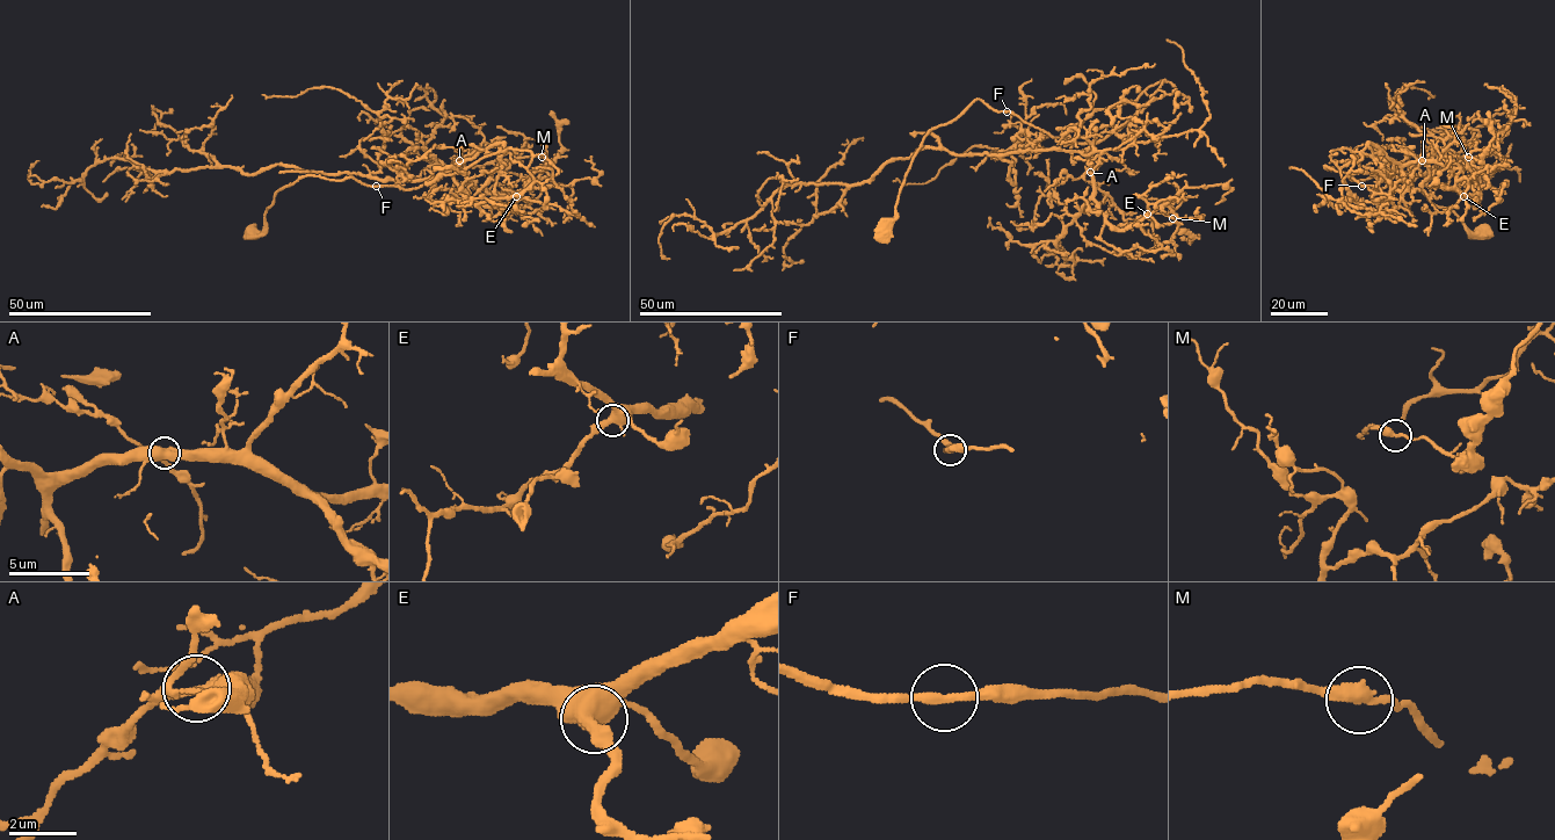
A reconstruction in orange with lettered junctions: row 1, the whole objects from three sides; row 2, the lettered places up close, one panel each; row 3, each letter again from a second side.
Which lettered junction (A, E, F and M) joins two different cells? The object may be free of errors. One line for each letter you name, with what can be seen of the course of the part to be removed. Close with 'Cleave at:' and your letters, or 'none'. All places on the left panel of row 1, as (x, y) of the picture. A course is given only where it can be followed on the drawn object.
Cleave at: none

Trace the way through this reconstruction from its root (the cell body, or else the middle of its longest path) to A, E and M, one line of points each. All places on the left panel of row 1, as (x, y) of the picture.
A: (253, 231), (264, 229), (275, 194), (300, 178), (353, 178), (368, 186), (412, 189), (459, 160)
E: (253, 231), (264, 229), (275, 194), (306, 175), (412, 189), (462, 161), (481, 194), (516, 196)
M: (253, 231), (264, 229), (275, 194), (300, 178), (412, 189), (462, 161), (484, 194), (513, 161), (542, 157)

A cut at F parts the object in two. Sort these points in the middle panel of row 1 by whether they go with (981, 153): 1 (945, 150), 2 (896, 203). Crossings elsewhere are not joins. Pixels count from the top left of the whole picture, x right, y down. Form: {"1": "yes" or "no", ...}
{"1": "yes", "2": "no"}

